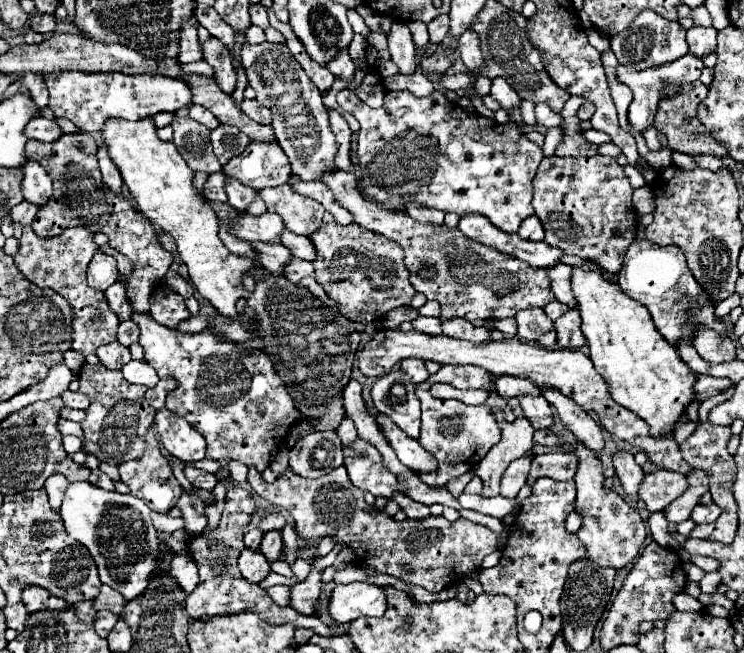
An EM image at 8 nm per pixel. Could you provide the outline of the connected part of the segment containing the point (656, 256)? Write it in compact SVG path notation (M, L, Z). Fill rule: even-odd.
M635 239L625 255L623 269L617 273L617 279L619 289L627 297L639 301L649 309L657 331L669 343L675 345L677 341L691 341L693 331L699 327L711 327L719 333L725 333L725 321L719 321L713 315L715 303L709 301L709 295L701 289L701 285L697 285L693 273L689 273L681 249L673 245L659 247L647 239Z

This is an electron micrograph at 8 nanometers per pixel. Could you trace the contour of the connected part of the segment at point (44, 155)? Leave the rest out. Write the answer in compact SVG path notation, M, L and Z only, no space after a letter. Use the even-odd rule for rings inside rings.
M89 133L63 135L53 143L29 139L27 157L43 165L43 169L53 179L53 199L39 209L31 227L39 237L53 237L59 235L59 229L63 231L69 227L87 227L93 233L105 233L109 237L109 245L127 255L135 265L135 271L129 277L127 285L127 293L133 299L133 307L141 313L149 313L149 295L167 273L169 265L173 263L173 257L159 245L153 225L143 215L137 213L135 205L125 207L125 195L113 193L101 181L101 173L95 173L97 171L95 153L97 153L95 139Z

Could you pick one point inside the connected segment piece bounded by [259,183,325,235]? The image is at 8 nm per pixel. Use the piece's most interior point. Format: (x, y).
(302, 215)

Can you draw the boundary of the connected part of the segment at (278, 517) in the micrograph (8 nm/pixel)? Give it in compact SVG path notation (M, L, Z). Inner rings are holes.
M271 513L271 515L267 515L263 521L261 521L261 531L263 533L267 533L267 531L273 531L273 529L277 529L277 531L281 531L285 527L285 517L281 515L281 513Z

